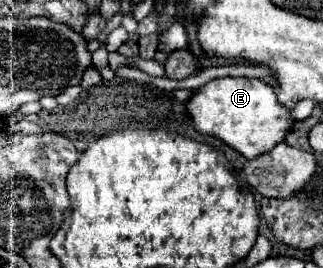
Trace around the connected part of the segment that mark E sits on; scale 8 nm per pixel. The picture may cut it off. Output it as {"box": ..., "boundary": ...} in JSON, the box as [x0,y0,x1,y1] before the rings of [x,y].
{"box":[187,78,295,160],"boundary":[[[219,78],[201,86],[187,104],[187,112],[195,128],[203,136],[215,136],[227,146],[241,152],[247,160],[269,152],[285,140],[293,130],[295,120],[287,106],[277,102],[273,86],[257,78]]]}

